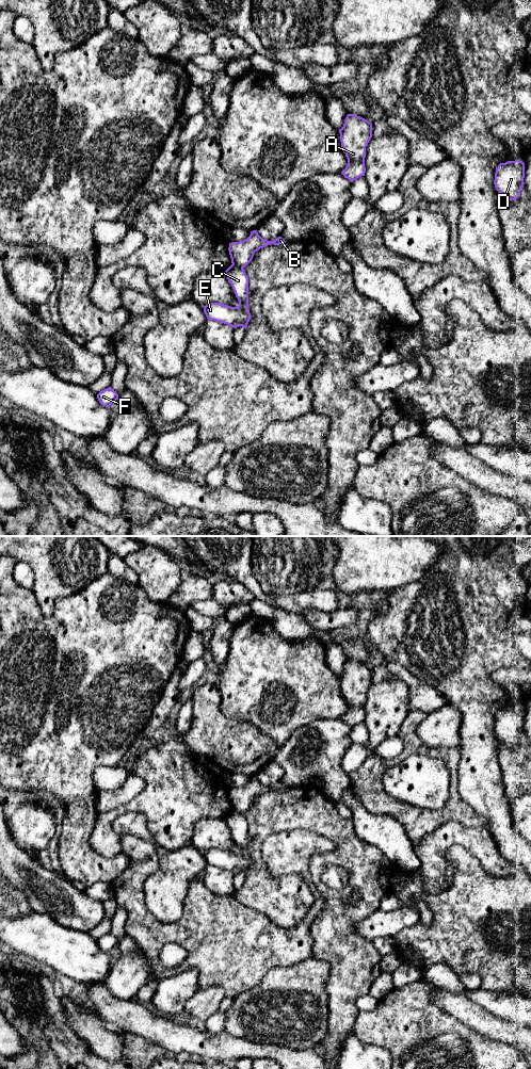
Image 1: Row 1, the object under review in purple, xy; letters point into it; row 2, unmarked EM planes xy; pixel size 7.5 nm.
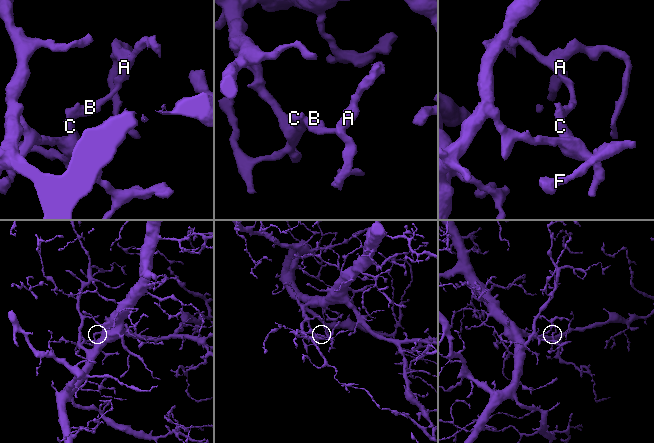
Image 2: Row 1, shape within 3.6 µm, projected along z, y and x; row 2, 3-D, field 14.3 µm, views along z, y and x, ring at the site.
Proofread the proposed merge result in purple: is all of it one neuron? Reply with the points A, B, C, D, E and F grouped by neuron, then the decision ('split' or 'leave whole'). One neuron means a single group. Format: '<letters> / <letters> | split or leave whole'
A B / C D E F | split

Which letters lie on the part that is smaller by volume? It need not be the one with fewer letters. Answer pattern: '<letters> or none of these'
A, B

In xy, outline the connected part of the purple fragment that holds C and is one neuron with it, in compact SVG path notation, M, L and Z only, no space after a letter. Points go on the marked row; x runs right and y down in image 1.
M231 264L226 271L228 282L231 285L236 297L239 301L238 307L230 307L221 303L211 303L204 306L204 312L208 320L213 320L220 323L227 324L234 328L242 326L246 329L247 324L252 318L248 309L248 277L243 268Z

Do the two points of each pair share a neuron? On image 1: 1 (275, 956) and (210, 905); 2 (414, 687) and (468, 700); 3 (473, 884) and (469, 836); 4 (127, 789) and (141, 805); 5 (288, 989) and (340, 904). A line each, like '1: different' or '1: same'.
1: same
2: different
3: different
4: different
5: different

